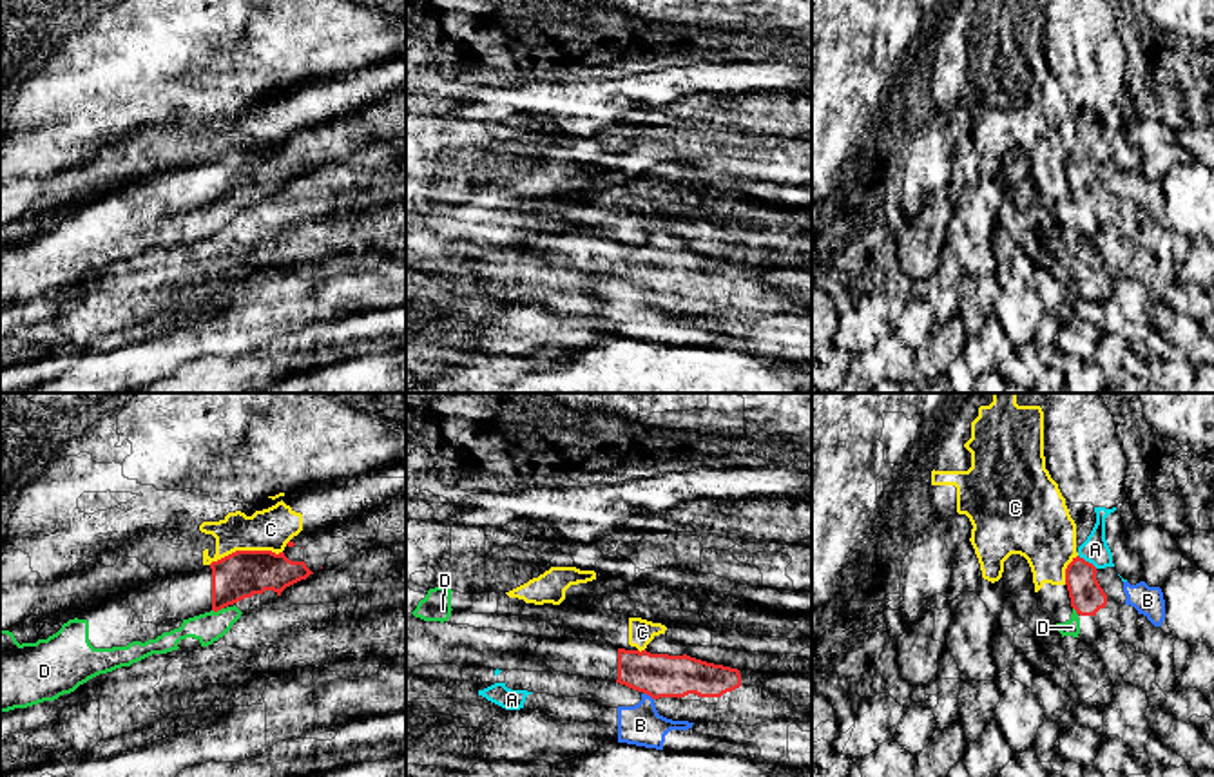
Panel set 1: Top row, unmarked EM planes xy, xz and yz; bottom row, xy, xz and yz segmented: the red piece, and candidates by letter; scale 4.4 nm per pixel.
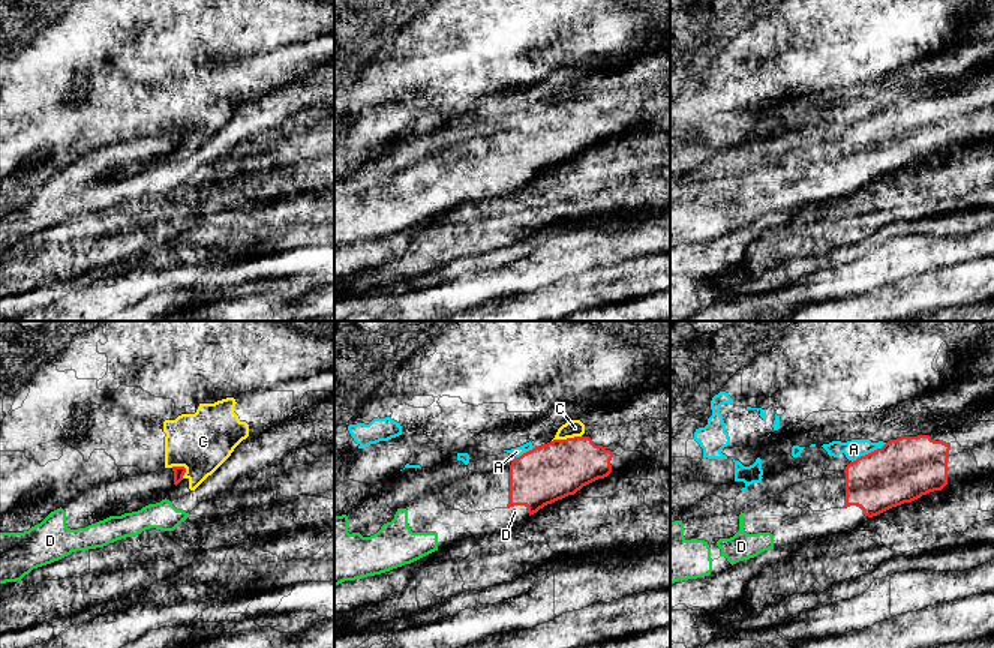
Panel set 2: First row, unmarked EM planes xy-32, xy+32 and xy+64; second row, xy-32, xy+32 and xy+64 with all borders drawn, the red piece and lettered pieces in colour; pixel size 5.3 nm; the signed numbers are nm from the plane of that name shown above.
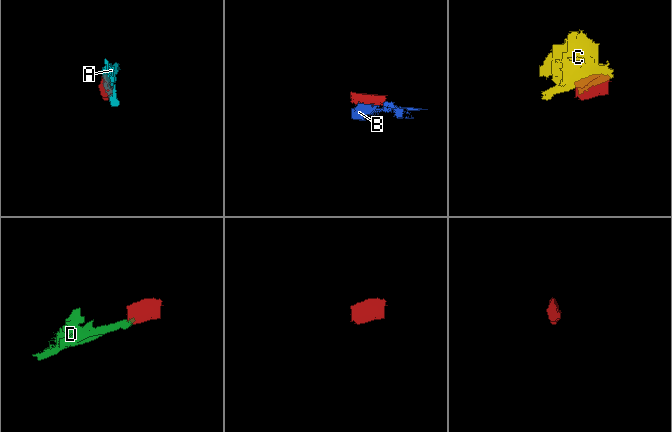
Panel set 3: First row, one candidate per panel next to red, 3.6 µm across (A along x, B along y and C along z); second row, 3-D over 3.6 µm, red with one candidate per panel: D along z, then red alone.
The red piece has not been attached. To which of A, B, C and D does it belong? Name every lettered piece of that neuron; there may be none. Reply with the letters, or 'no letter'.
D

